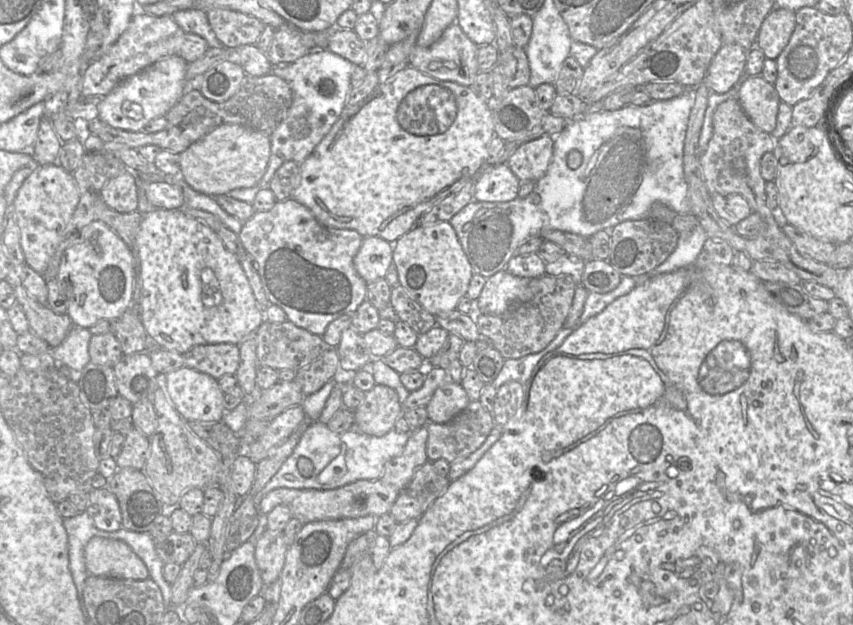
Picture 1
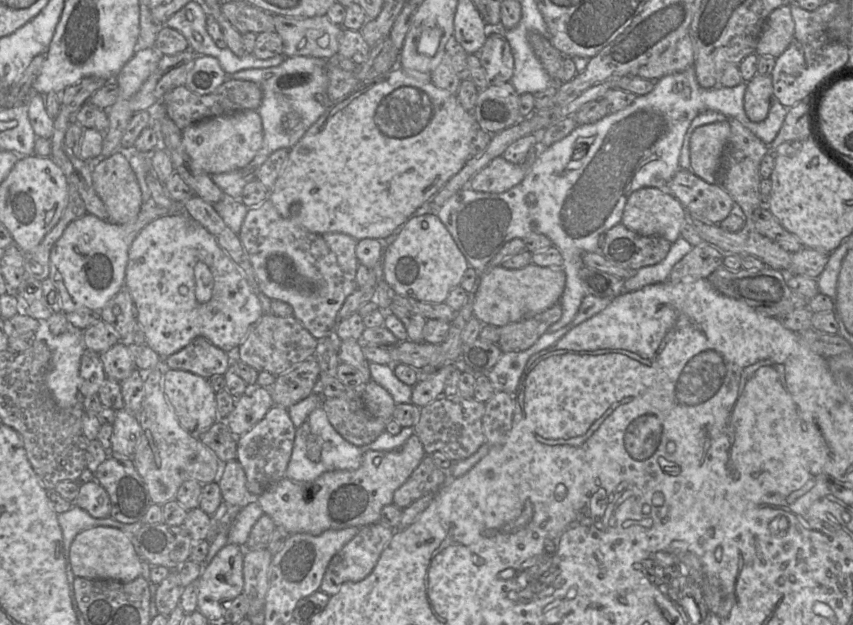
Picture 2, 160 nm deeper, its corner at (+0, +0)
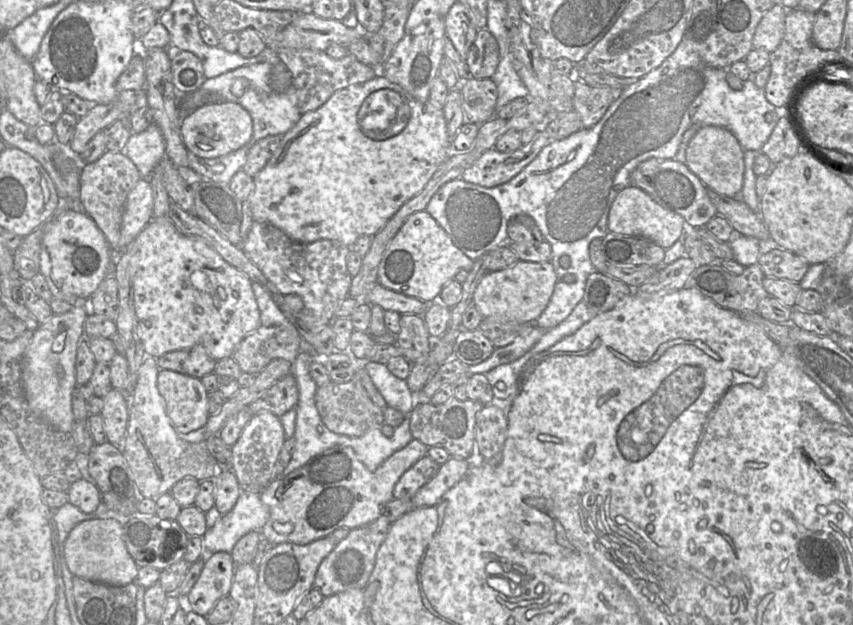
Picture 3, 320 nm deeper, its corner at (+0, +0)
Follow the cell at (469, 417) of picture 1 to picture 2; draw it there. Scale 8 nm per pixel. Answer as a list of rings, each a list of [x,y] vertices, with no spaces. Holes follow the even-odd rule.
[[[460,395],[441,396],[420,408],[420,417],[415,424],[414,434],[420,439],[426,455],[441,452],[452,462],[466,459],[486,443],[483,432],[485,403]]]

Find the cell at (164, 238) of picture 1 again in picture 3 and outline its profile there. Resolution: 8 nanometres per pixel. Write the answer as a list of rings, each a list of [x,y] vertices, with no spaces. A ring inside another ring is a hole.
[[[168,217],[153,218],[135,238],[135,254],[131,257],[131,279],[133,285],[133,303],[138,320],[138,334],[148,357],[155,359],[172,351],[190,349],[196,344],[202,345],[208,355],[215,361],[232,357],[241,341],[261,326],[260,311],[252,289],[249,277],[234,266],[226,262],[214,248],[202,239],[188,237],[175,227]]]

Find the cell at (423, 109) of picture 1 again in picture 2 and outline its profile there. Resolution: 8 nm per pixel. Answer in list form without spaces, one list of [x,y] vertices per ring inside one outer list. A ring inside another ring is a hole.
[[[395,67],[384,77],[356,90],[348,97],[331,104],[326,112],[306,131],[303,137],[289,149],[289,157],[283,165],[274,188],[269,192],[268,200],[272,202],[279,214],[295,222],[312,233],[344,233],[357,241],[372,238],[390,244],[409,218],[418,213],[426,213],[426,205],[445,184],[456,175],[470,158],[470,144],[479,129],[472,112],[466,111],[458,102],[456,95],[436,87],[431,82],[430,74],[424,74],[403,67]]]

